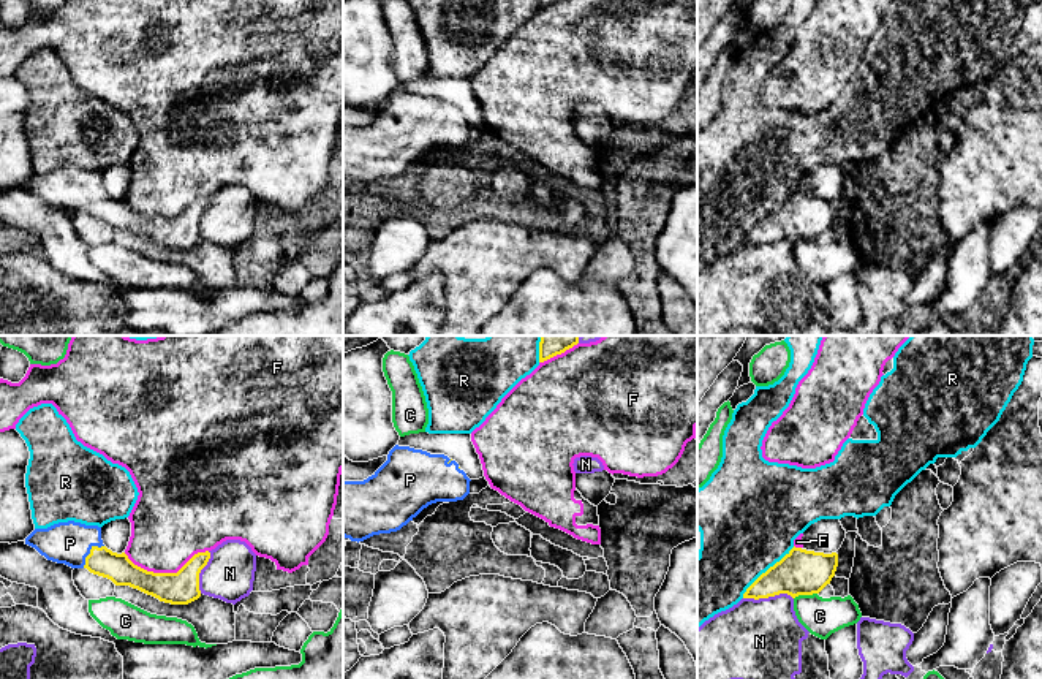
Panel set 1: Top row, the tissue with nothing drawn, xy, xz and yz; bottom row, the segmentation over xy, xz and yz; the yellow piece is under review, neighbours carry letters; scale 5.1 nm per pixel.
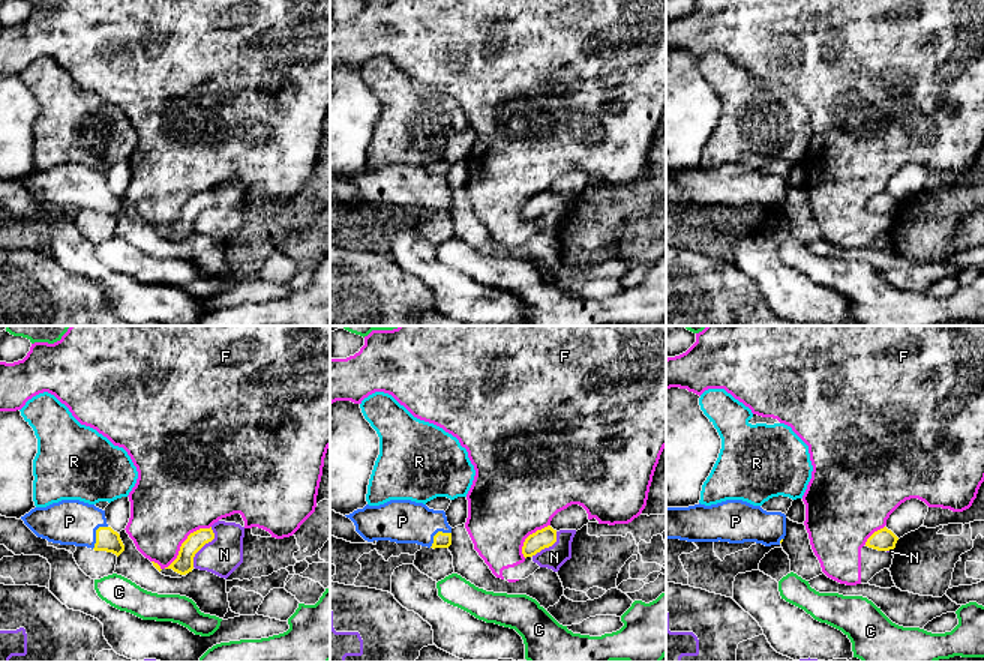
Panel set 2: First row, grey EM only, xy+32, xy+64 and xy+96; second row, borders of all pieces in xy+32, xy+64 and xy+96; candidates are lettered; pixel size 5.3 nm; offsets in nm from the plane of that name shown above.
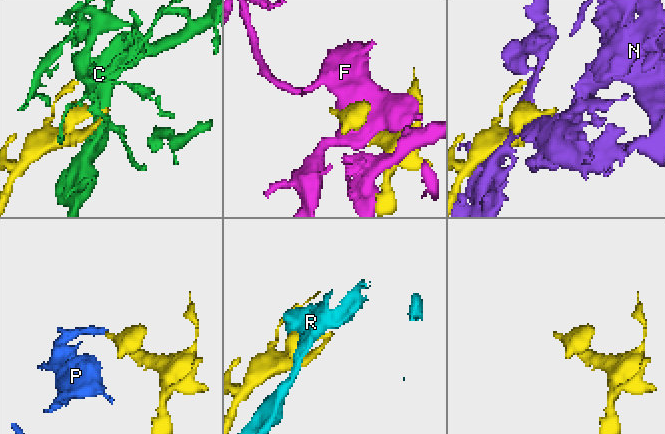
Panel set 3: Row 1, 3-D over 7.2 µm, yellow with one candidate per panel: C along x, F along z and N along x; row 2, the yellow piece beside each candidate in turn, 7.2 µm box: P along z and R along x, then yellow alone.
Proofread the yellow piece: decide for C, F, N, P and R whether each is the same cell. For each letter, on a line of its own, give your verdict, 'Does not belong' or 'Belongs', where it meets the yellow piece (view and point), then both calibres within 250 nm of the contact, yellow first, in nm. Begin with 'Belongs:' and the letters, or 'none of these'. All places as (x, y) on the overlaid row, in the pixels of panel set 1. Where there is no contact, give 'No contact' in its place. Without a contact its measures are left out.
Belongs: P
C: Does not belong. Touches yellow at yz (805, 594). Thickness 240 nm (yellow) against 190 nm
F: Does not belong. Touches yellow at xy (165, 573). Thickness 170 nm (yellow) against 400 nm
N: Does not belong. Touches yellow at yz (767, 597). Thickness 240 nm (yellow) against 400 nm
P: Belongs. Touches yellow at xy (90, 553). Thickness 150 nm (yellow) against 220 nm
R: Does not belong. Touches yellow at yz (767, 570). Thickness 240 nm (yellow) against 480 nm

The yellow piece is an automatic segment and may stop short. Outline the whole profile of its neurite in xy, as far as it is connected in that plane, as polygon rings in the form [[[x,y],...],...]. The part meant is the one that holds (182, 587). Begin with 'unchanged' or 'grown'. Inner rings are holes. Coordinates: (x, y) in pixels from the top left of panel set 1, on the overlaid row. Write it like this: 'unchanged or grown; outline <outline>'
grown; outline [[[74,521],[35,529],[25,544],[47,560],[87,568],[115,586],[130,586],[171,605],[188,605],[201,597],[199,573],[210,559],[206,551],[194,554],[177,573],[147,571],[134,565],[125,552],[108,549],[101,540],[101,527]]]

